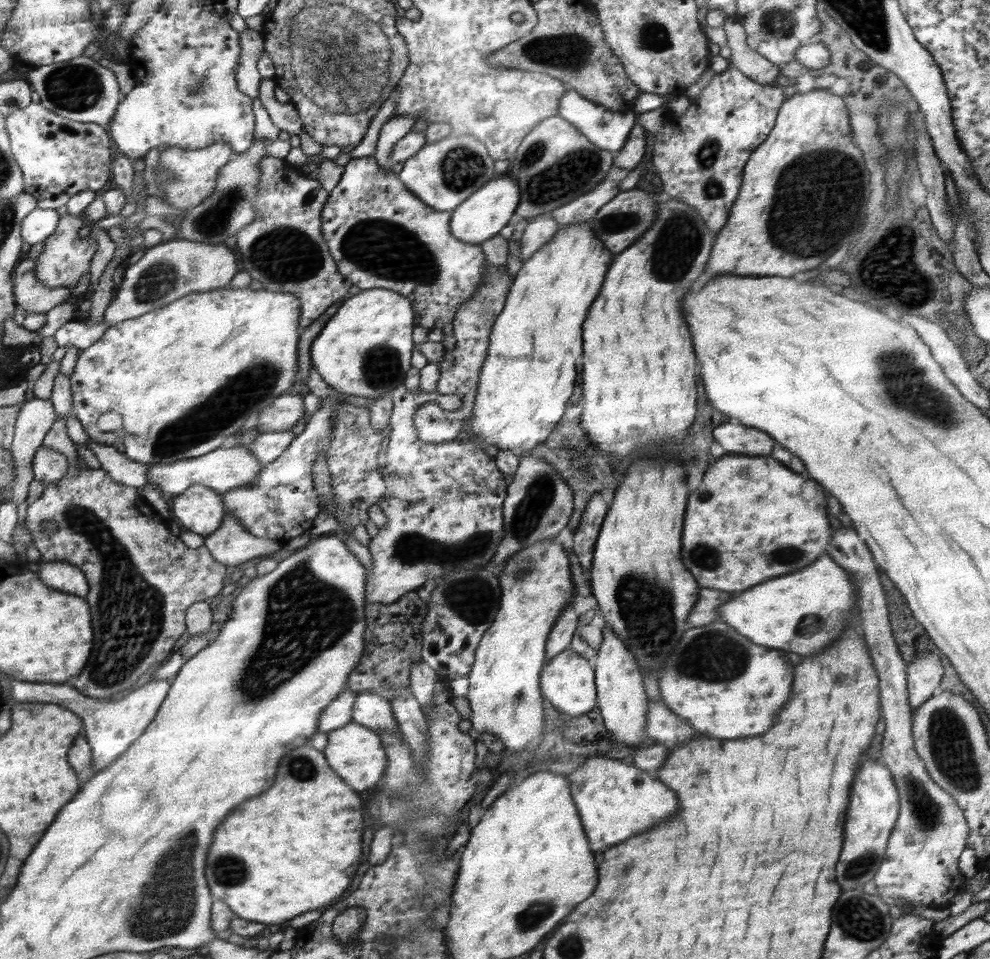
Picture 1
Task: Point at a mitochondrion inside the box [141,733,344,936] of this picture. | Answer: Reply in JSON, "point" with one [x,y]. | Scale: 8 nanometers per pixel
{"point":[229,870]}

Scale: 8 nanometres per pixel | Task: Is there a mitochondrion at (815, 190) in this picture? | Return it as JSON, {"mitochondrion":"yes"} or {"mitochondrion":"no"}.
{"mitochondrion":"yes"}

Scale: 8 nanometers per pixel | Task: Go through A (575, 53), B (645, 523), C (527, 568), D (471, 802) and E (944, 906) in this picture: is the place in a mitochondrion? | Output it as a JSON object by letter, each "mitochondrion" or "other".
{"A":"mitochondrion","B":"other","C":"mitochondrion","D":"other","E":"other"}

